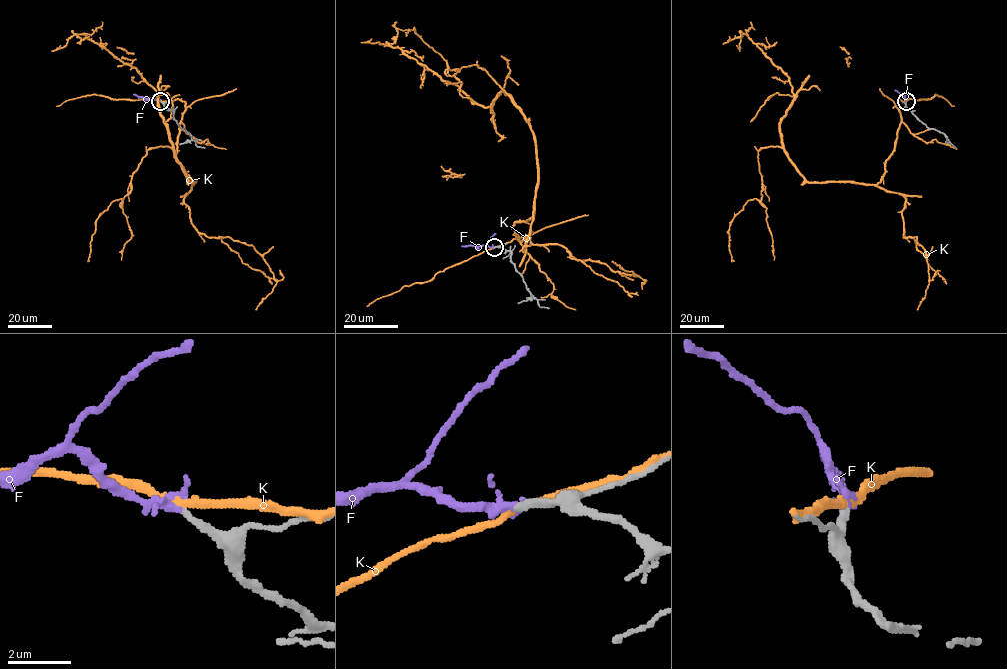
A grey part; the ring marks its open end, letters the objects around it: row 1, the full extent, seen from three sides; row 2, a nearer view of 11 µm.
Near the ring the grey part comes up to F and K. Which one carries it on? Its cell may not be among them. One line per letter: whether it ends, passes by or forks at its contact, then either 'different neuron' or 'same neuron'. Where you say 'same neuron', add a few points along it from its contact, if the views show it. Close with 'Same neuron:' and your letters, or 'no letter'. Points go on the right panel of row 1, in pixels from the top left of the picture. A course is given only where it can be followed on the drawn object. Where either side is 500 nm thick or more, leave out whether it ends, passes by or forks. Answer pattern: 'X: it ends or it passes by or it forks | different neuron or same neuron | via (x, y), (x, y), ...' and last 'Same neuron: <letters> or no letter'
F: it passes by | same neuron
K: it passes by | different neuron
Same neuron: F

